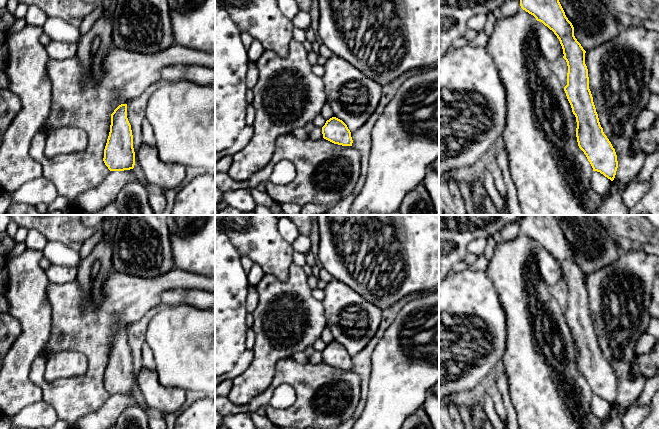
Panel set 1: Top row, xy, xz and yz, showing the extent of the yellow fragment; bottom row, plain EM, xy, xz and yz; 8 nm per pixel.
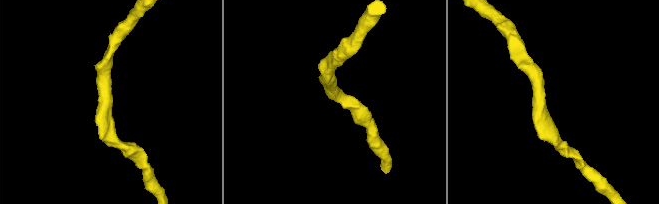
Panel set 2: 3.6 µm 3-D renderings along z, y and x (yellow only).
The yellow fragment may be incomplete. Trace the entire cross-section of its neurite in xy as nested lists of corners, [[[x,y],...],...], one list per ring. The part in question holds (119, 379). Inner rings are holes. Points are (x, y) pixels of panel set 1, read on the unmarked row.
[[[127,328],[119,329],[111,338],[110,356],[103,385],[110,395],[134,392],[135,376],[131,349],[127,342]]]

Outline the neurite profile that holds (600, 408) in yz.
[[[593,395],[590,399],[590,409],[595,417],[604,418],[610,413],[611,404],[600,396]]]

